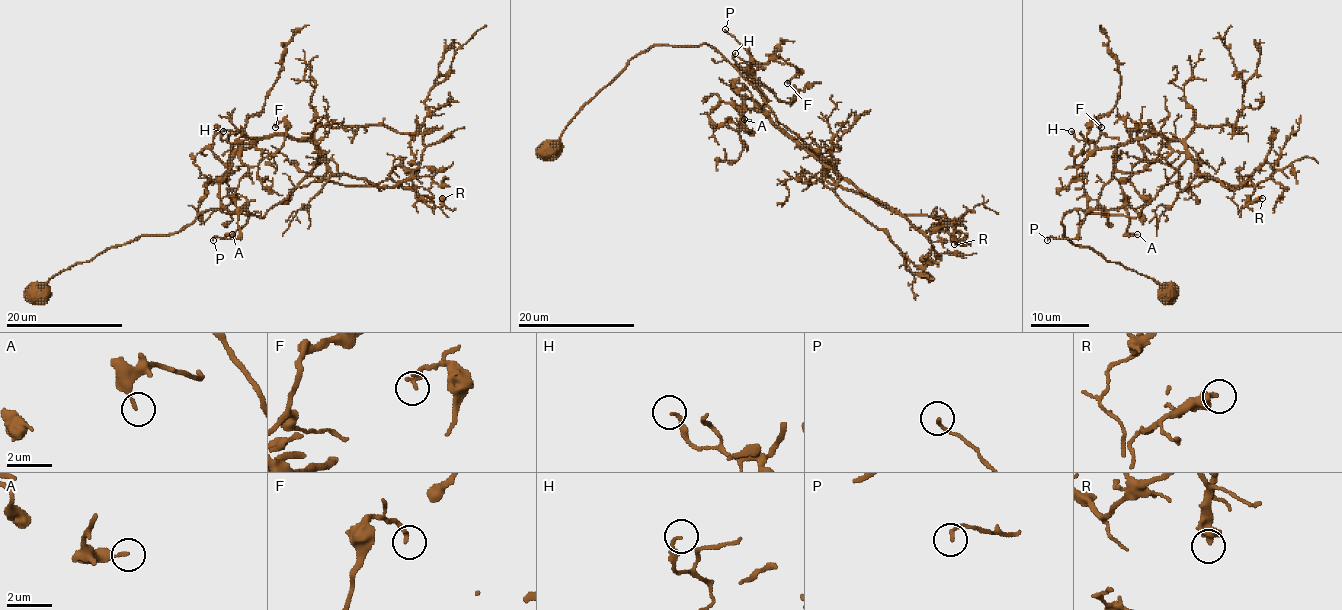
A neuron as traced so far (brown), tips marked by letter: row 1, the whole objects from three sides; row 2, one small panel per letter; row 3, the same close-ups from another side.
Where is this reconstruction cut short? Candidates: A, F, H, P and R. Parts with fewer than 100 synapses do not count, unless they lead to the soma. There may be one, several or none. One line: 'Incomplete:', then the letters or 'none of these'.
Incomplete: none of these

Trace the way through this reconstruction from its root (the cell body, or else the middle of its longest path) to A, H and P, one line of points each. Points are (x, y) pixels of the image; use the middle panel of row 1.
A: (550, 149), (632, 58), (707, 44), (834, 169), (733, 80), (760, 111), (744, 119)
H: (550, 149), (632, 58), (655, 45), (707, 44), (834, 169), (771, 119), (767, 96), (735, 53)
P: (550, 149), (632, 58), (707, 44), (834, 169), (771, 119), (760, 64), (747, 69), (748, 51), (725, 29)

